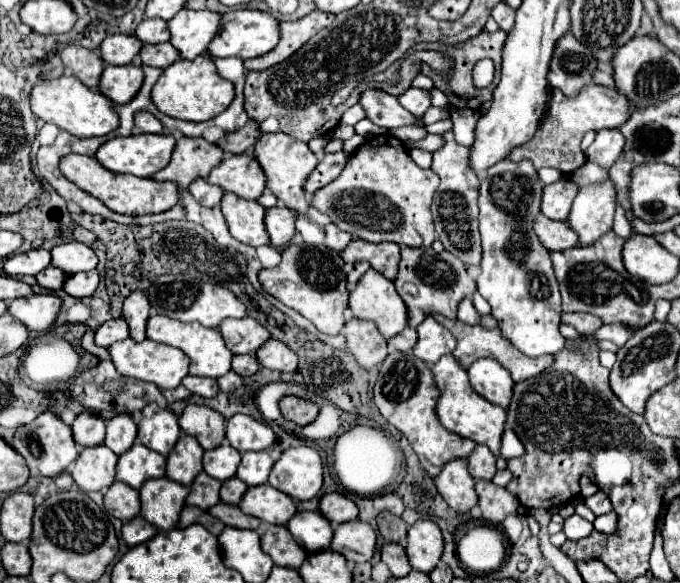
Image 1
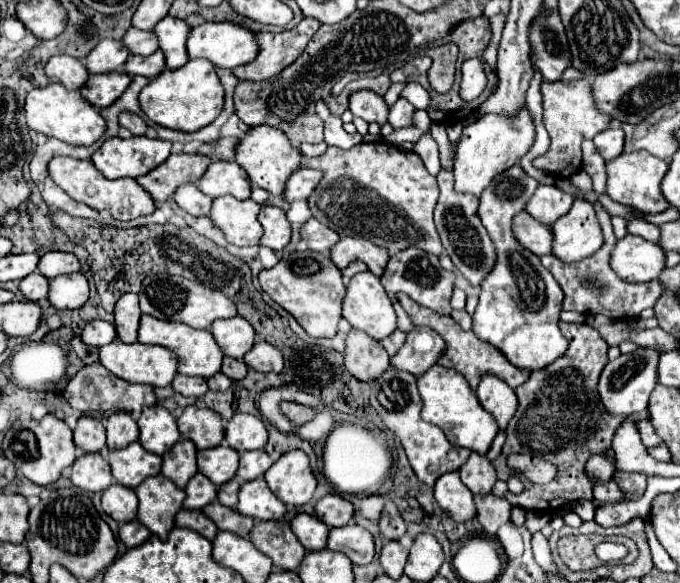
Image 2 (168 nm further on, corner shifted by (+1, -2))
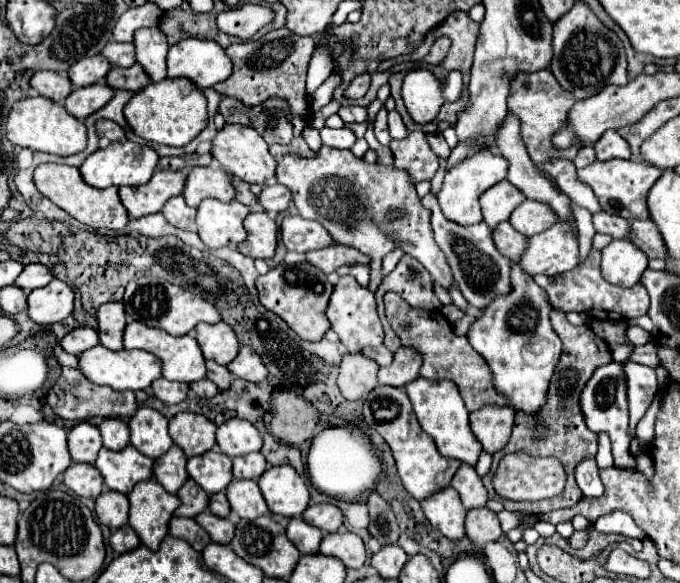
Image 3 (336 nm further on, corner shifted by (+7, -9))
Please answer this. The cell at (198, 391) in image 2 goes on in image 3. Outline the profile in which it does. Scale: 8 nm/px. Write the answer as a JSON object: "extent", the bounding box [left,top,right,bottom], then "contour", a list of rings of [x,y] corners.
{"extent":[151,377,189,405],"contour":[[[163,377],[153,381],[151,389],[153,389],[153,395],[167,405],[175,405],[175,403],[185,401],[187,393],[189,393],[187,383],[175,383],[175,381],[169,381],[169,379],[163,379]]]}

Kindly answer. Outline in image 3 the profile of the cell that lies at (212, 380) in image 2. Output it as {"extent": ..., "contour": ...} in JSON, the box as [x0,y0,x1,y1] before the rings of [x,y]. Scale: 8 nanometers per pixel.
{"extent":[191,379,219,397],"contour":[[[201,379],[201,381],[191,383],[191,391],[197,397],[215,397],[219,393],[217,385],[213,385],[213,381],[209,381],[209,379]]]}

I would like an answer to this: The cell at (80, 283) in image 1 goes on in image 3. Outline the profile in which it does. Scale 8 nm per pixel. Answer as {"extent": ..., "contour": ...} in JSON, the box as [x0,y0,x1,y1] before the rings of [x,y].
{"extent":[27,279,75,325],"contour":[[[53,279],[49,285],[31,291],[27,303],[27,313],[35,323],[53,325],[65,321],[73,313],[75,291],[67,283]]]}

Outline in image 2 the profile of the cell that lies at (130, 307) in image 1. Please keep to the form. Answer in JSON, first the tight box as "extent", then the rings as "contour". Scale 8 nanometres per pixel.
{"extent":[115,294,139,344],"contour":[[[123,294],[115,304],[115,330],[117,338],[125,344],[137,342],[137,328],[139,328],[139,298],[137,294]]]}

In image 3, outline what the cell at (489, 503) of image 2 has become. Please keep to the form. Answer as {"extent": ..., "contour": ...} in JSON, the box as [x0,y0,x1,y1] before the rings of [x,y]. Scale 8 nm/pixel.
{"extent":[465,507,503,549],"contour":[[[487,507],[469,509],[467,519],[465,519],[465,531],[467,531],[467,537],[479,549],[483,549],[491,541],[497,541],[503,535],[499,519],[497,519],[497,513],[493,513]]]}

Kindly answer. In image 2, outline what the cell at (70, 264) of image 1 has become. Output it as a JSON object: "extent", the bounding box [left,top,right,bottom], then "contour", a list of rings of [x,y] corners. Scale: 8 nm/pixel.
{"extent":[37,252,79,278],"contour":[[[47,252],[47,254],[41,256],[37,270],[45,278],[55,278],[55,276],[61,276],[61,274],[77,272],[79,260],[73,254],[67,254],[67,252]]]}

